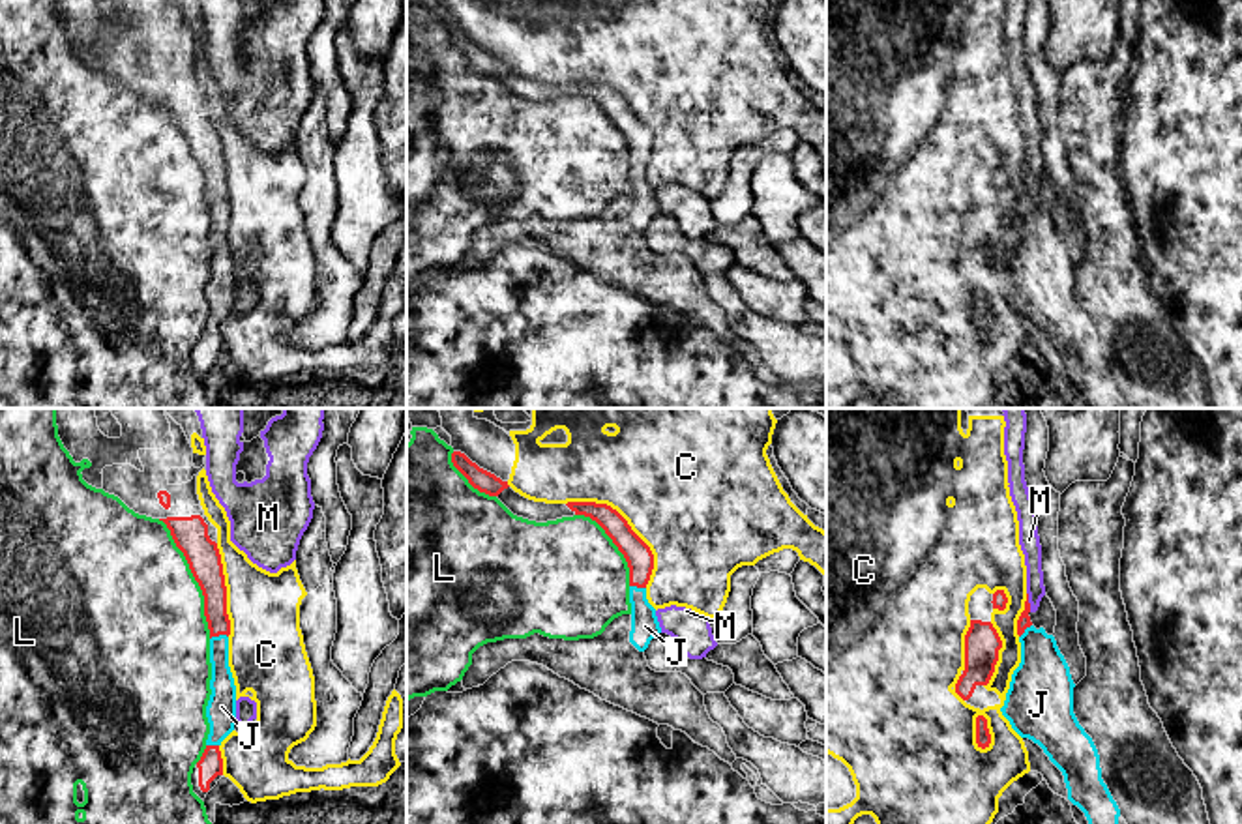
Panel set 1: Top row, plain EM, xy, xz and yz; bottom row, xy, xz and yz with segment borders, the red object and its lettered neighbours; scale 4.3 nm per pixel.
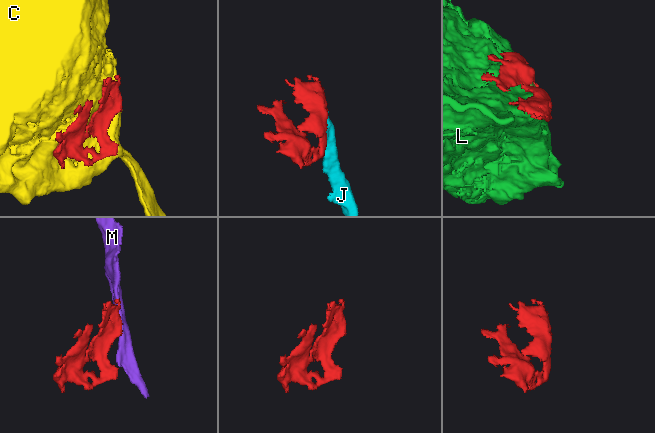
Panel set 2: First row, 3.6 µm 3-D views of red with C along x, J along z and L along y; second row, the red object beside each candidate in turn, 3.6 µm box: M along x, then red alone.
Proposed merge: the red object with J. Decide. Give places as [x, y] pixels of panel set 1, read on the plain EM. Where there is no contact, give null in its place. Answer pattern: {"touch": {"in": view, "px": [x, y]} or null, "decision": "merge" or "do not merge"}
{"touch": {"in": "xy", "px": [218, 216]}, "decision": "merge"}

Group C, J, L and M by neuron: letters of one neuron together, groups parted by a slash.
C / J / L / M

